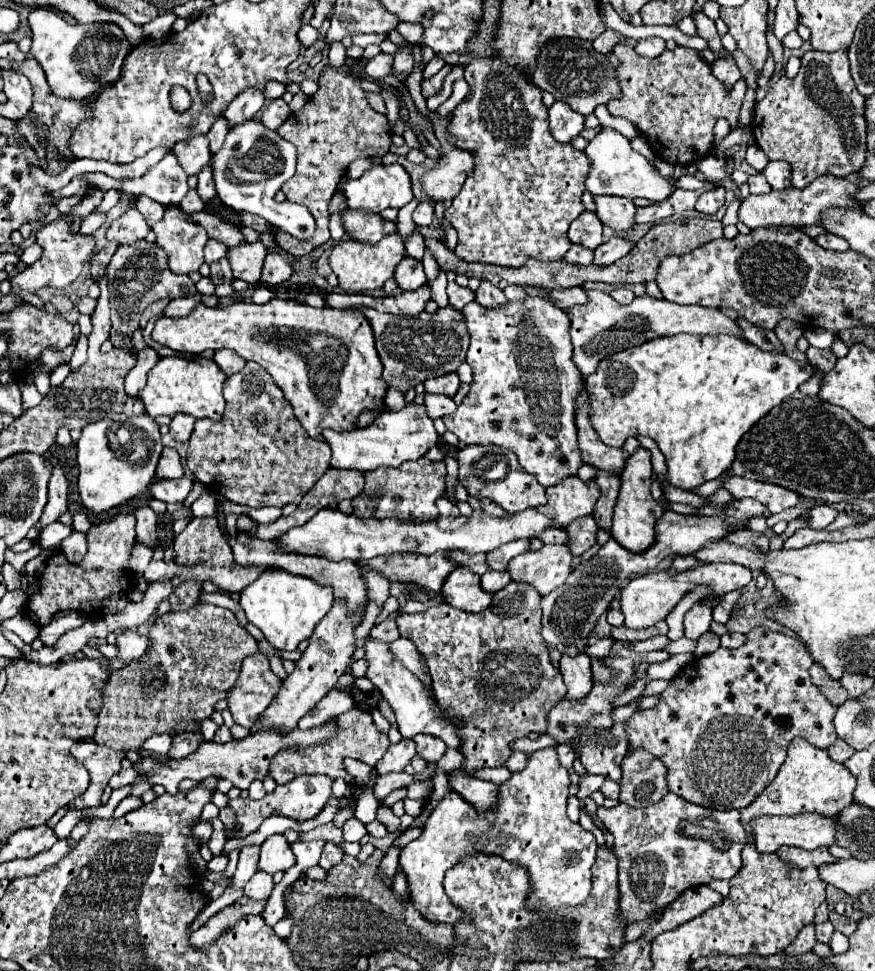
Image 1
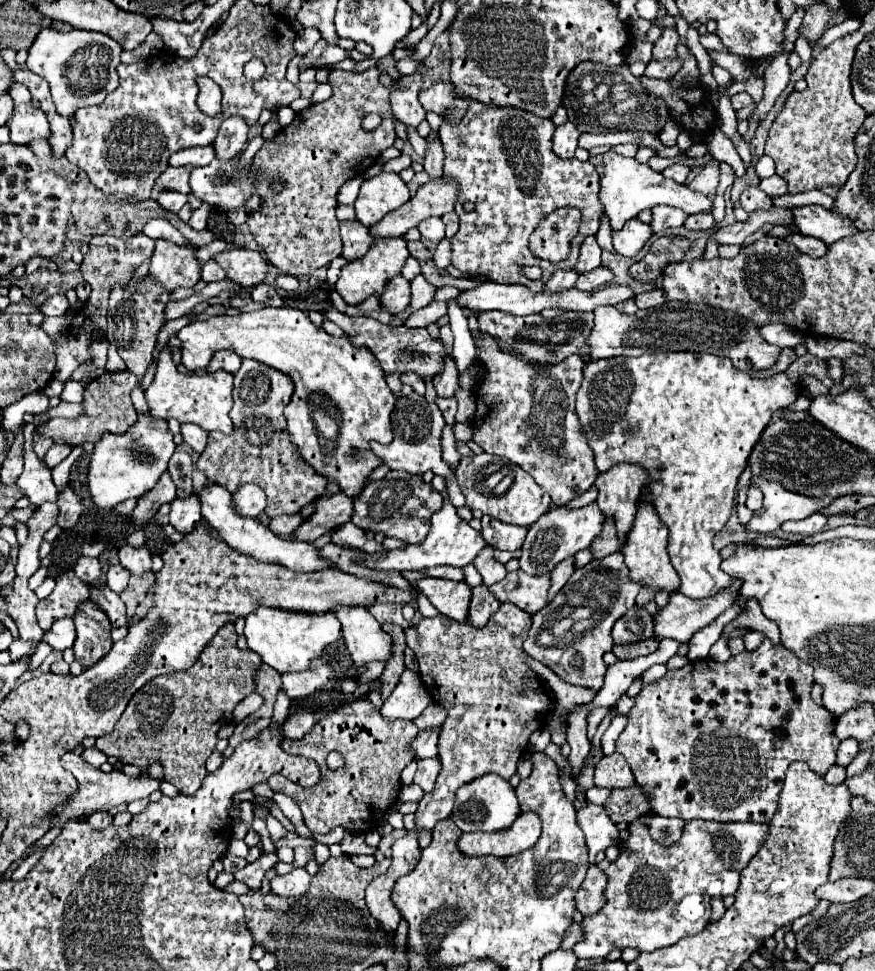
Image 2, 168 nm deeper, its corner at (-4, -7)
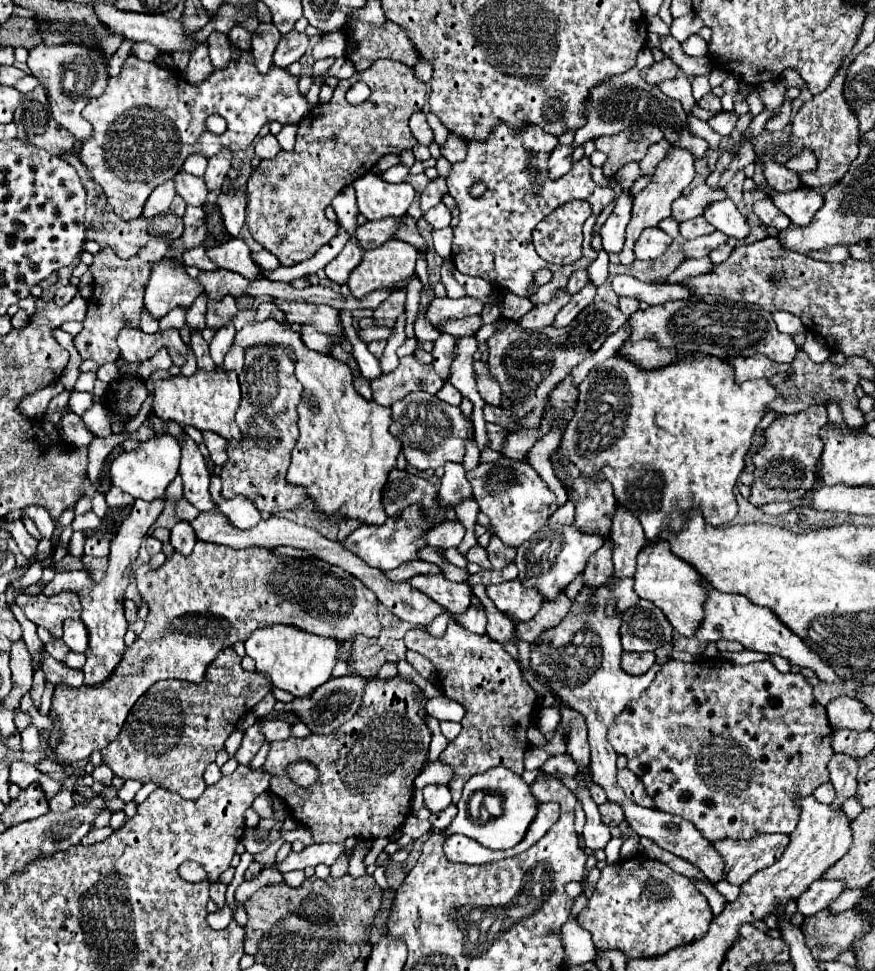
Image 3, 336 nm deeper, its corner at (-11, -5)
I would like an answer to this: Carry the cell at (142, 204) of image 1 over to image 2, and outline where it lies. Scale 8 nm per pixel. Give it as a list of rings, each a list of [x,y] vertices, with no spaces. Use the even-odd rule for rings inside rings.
[[[162,218],[150,220],[150,222],[144,226],[144,234],[150,236],[152,240],[162,238],[162,240],[174,242],[174,244],[178,244],[178,246],[190,246],[190,248],[194,248],[194,244],[186,242],[186,238],[184,238],[178,230],[174,230],[174,226],[172,226],[170,222],[166,222],[166,220],[162,220]]]

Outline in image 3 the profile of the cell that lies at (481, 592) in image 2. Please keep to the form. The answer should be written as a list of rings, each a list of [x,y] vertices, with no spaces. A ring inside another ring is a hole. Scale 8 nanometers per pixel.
[[[469,606],[469,610],[461,616],[453,616],[463,628],[467,628],[469,632],[477,632],[477,634],[485,634],[485,626],[487,626],[487,614],[483,610],[483,606]]]

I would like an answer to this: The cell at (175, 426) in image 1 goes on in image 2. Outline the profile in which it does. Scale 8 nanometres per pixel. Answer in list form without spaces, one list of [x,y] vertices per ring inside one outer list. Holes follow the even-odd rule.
[[[184,424],[182,426],[182,436],[184,436],[184,442],[188,446],[192,446],[196,452],[204,452],[206,442],[208,442],[208,432],[206,430],[202,430],[200,426],[194,426],[194,424]]]

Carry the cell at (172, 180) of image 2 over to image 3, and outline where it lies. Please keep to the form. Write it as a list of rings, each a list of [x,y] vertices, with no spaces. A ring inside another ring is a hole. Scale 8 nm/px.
[[[171,178],[171,180],[167,180],[165,184],[159,184],[153,192],[151,192],[151,196],[149,196],[149,200],[147,200],[147,204],[145,204],[145,208],[143,208],[143,216],[155,216],[155,214],[161,214],[161,212],[165,212],[165,210],[169,210],[169,204],[173,202],[173,198],[175,198],[175,178]]]

